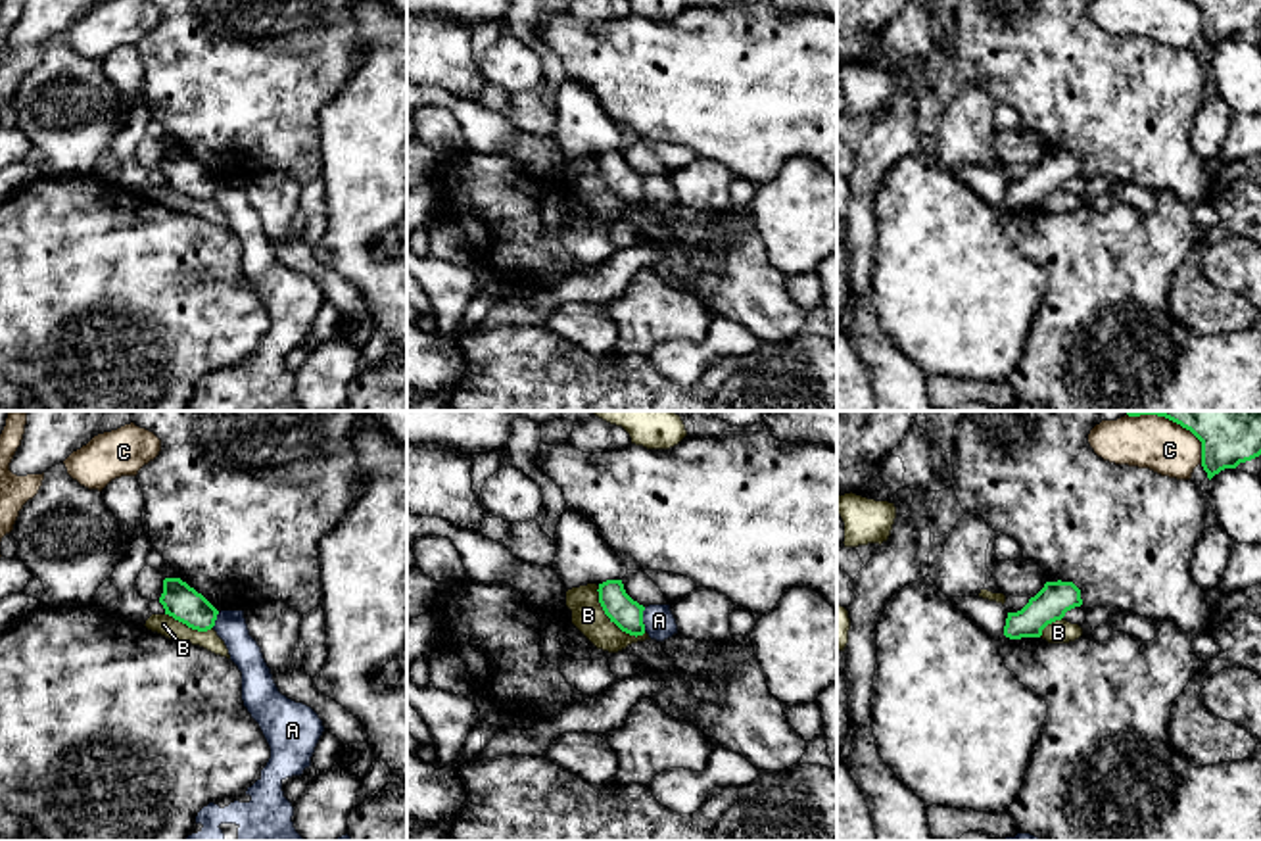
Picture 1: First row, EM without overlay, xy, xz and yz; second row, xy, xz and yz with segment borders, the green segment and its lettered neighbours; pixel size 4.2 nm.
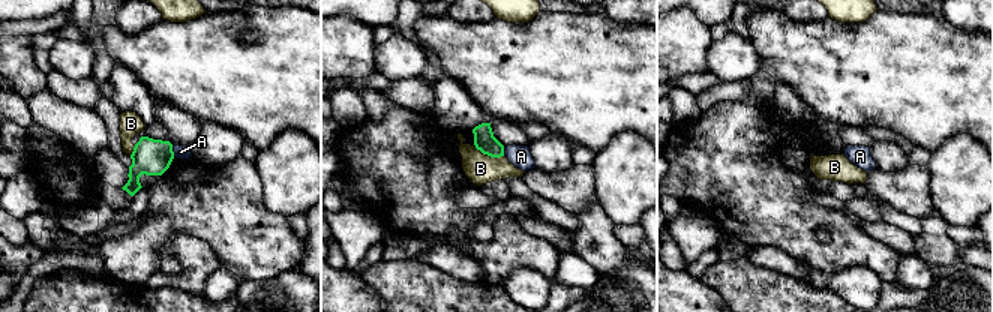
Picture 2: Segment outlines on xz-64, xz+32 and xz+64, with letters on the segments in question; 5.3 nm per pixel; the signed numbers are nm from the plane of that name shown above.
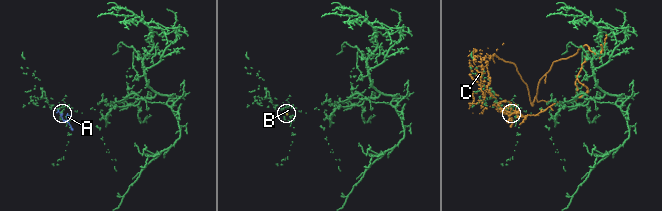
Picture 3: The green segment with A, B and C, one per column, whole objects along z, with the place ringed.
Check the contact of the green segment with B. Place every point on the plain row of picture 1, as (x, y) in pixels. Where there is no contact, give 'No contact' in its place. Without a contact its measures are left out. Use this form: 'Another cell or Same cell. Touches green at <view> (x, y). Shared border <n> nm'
Another cell. Touches green at xz (611, 189). Shared border 280 nm

